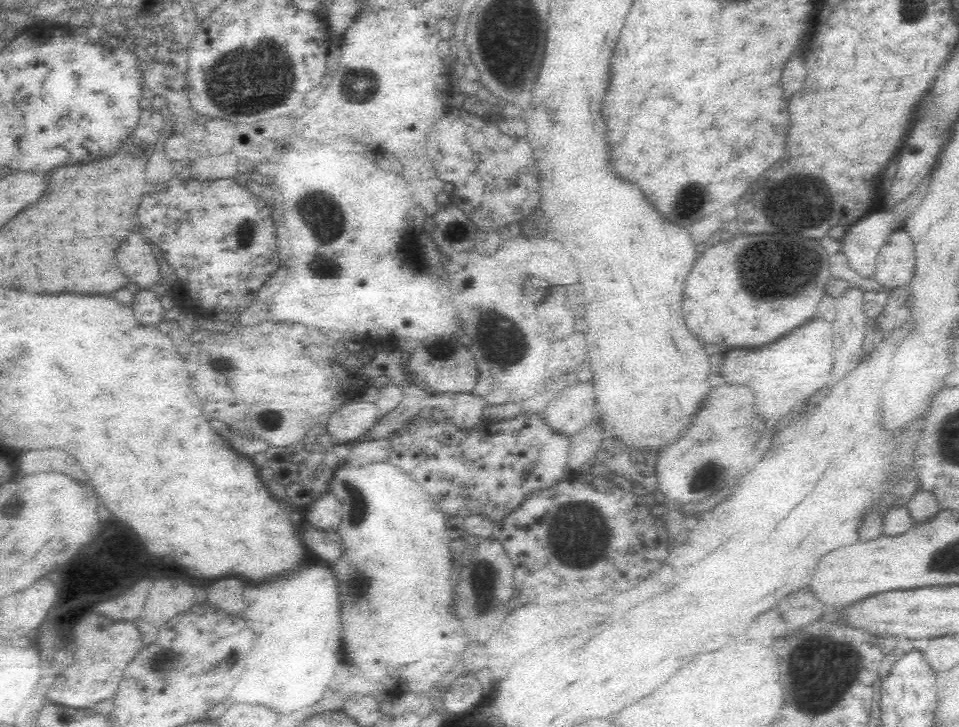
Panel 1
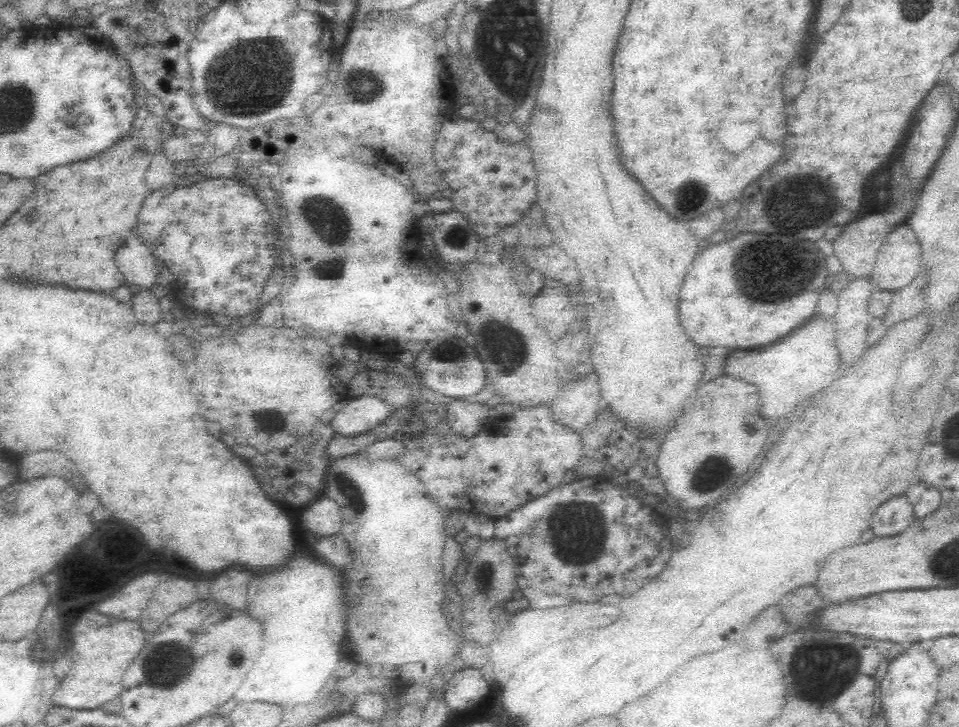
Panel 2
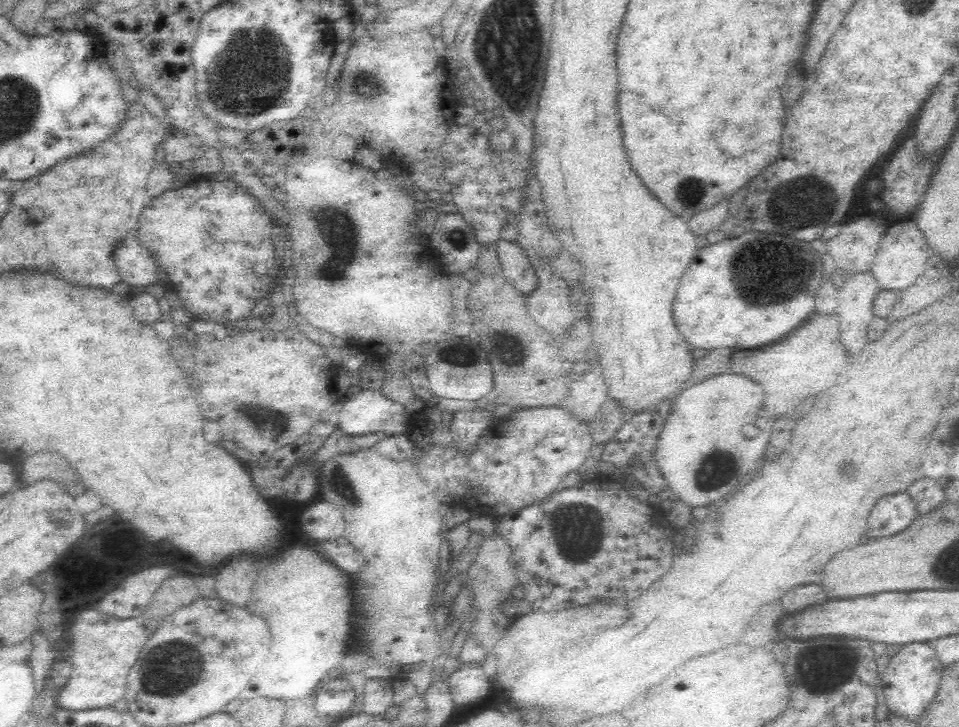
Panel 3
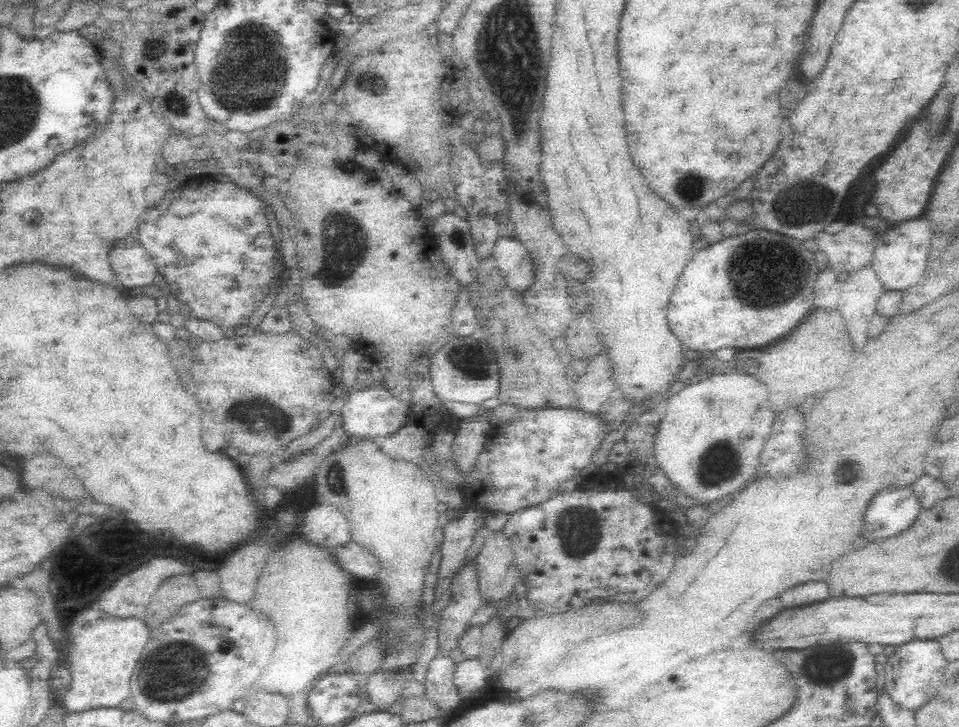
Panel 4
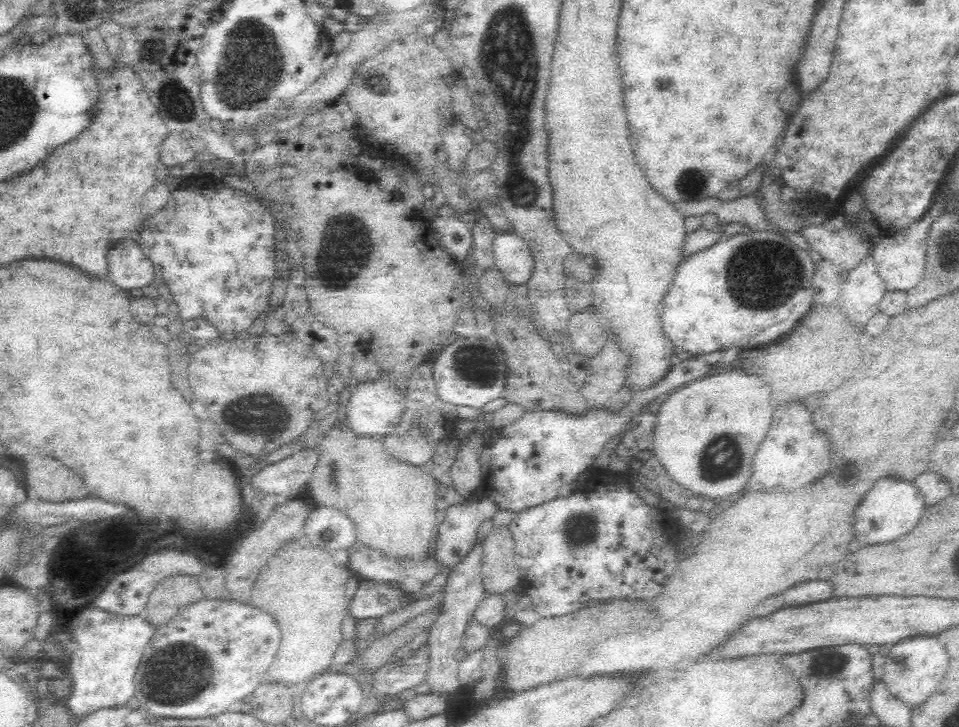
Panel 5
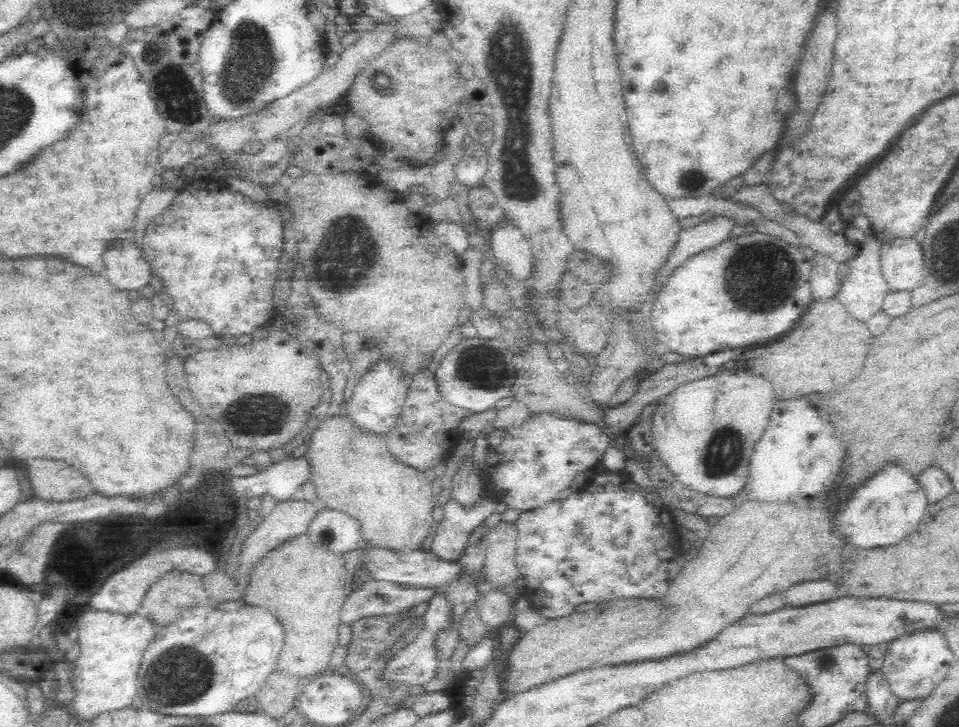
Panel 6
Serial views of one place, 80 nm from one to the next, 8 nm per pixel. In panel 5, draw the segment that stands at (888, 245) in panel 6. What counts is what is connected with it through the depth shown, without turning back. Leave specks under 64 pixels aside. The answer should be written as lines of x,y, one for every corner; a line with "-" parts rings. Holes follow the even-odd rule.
924,216
919,218
918,222
906,226
904,230
894,230
892,234
889,232
876,238
870,258
874,260
876,272
880,274
888,290
910,290
920,282
926,270
926,248
928,248
930,228
932,228
932,218

